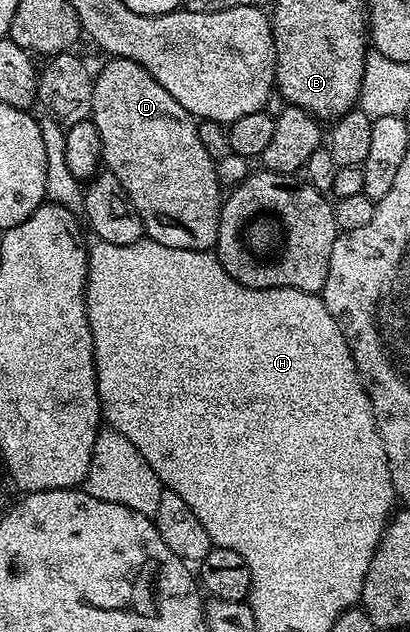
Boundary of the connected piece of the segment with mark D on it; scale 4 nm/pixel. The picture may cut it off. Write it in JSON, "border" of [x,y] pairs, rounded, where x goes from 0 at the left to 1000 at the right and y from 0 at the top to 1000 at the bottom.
{"border":[[[266,92],[254,98],[259,101],[249,104],[246,116],[237,114],[227,122],[227,153],[222,155],[222,168],[227,169],[222,191],[246,220],[246,250],[254,264],[273,278],[290,282],[300,301],[310,301],[310,307],[344,347],[351,372],[361,378],[388,383],[398,389],[417,389],[427,396],[512,397],[527,388],[529,372],[534,370],[544,299],[539,290],[529,285],[524,255],[510,248],[505,237],[495,237],[495,231],[485,225],[483,191],[463,184],[456,174],[446,174],[446,168],[437,168],[437,161],[427,161],[427,155],[417,155],[417,149],[407,149],[407,142],[398,142],[398,136],[388,136],[388,130],[378,130],[378,123],[368,123],[368,117],[359,117],[359,111],[349,111],[349,104],[339,104],[339,98],[288,95],[283,92]]]}

